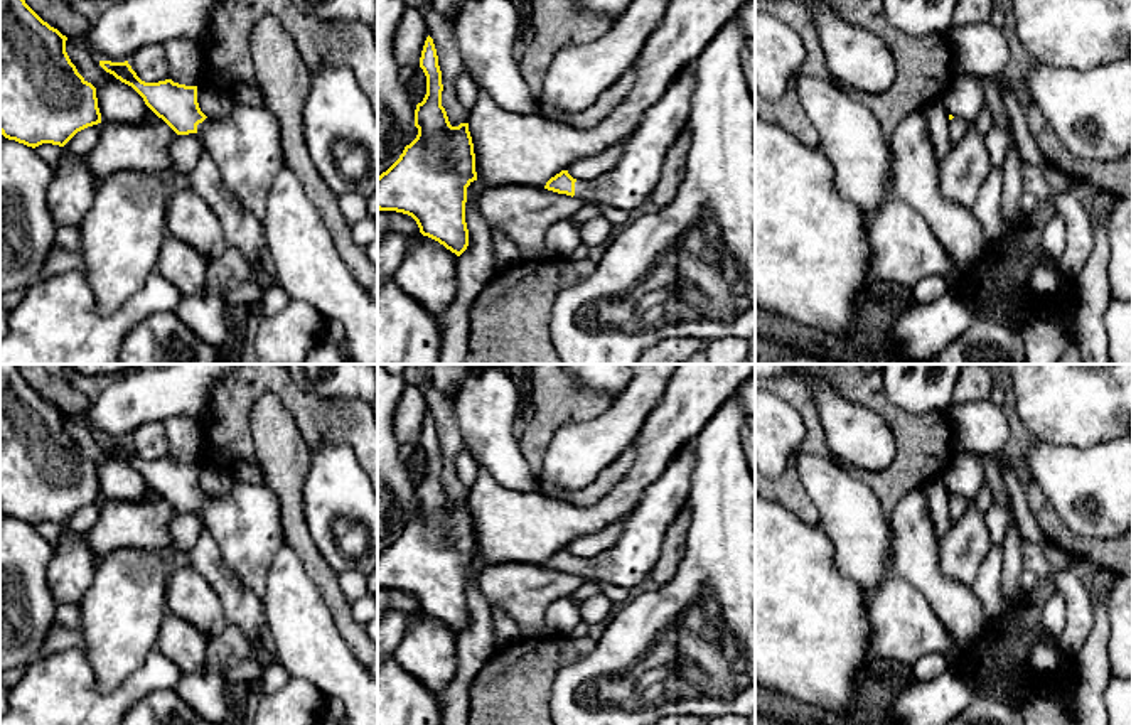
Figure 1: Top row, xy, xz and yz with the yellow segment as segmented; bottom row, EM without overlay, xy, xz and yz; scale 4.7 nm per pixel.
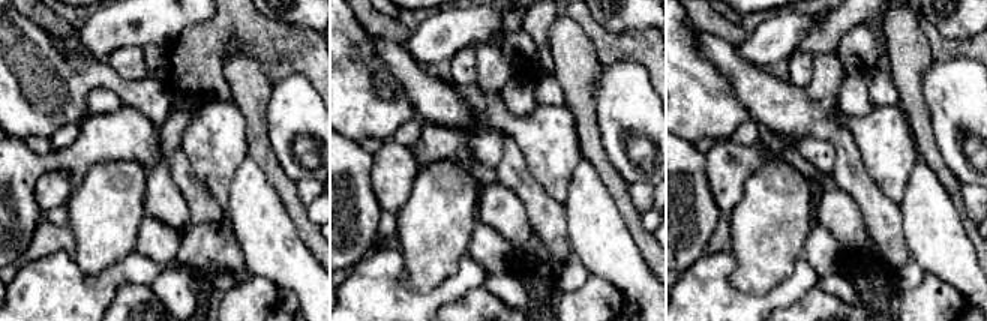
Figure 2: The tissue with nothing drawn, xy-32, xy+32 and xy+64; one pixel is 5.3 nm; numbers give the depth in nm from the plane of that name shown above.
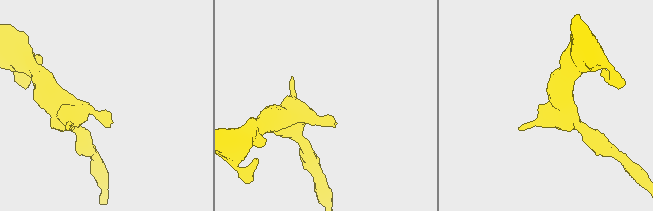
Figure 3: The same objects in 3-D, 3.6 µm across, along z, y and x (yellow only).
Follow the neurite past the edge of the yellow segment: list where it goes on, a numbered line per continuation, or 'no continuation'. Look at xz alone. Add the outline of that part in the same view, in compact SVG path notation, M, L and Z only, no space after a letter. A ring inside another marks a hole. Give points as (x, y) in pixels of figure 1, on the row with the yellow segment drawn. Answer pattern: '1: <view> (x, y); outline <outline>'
1: xz (629, 184); outline M691 62L642 115L619 162L595 179L576 180L575 196L587 204L607 204L627 212L651 199L667 150L688 126L693 91L694 66Z

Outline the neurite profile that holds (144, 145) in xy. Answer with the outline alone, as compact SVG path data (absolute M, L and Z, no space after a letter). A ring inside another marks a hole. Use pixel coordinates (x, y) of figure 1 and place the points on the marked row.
M155 113L142 123L101 123L99 140L88 157L98 185L120 170L175 174L169 148L177 137Z

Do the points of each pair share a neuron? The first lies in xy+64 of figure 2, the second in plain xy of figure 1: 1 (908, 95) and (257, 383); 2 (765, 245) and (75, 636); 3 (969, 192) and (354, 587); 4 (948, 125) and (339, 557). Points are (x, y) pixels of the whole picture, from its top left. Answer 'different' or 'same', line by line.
1: different
2: different
3: same
4: same

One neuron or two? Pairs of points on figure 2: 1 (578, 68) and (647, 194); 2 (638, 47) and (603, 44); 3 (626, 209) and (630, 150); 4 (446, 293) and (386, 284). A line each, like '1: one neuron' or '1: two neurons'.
1: two neurons
2: one neuron
3: two neurons
4: one neuron

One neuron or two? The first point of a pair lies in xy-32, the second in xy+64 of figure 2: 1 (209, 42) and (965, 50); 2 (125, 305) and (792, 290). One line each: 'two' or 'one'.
1: one
2: two

